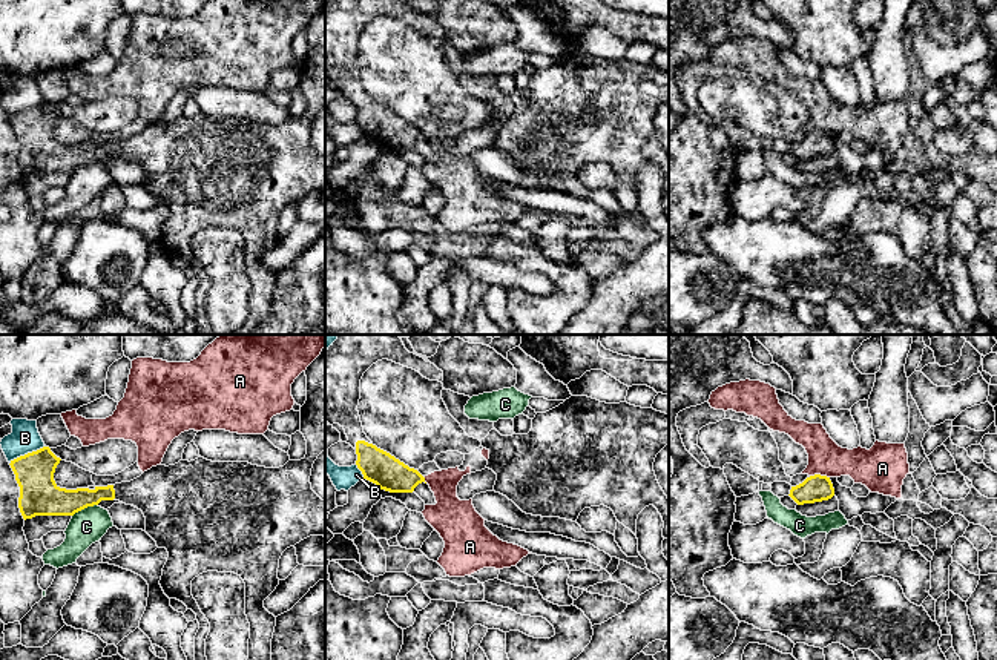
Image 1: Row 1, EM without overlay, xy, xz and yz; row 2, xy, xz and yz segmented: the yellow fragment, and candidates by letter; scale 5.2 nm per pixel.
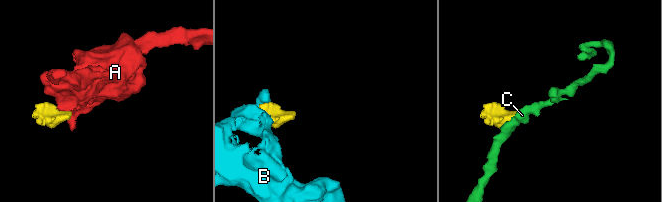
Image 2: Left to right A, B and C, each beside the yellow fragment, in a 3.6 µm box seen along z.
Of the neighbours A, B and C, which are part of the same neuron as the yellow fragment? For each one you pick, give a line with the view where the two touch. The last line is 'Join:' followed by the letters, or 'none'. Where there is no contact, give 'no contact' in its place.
Join: none

